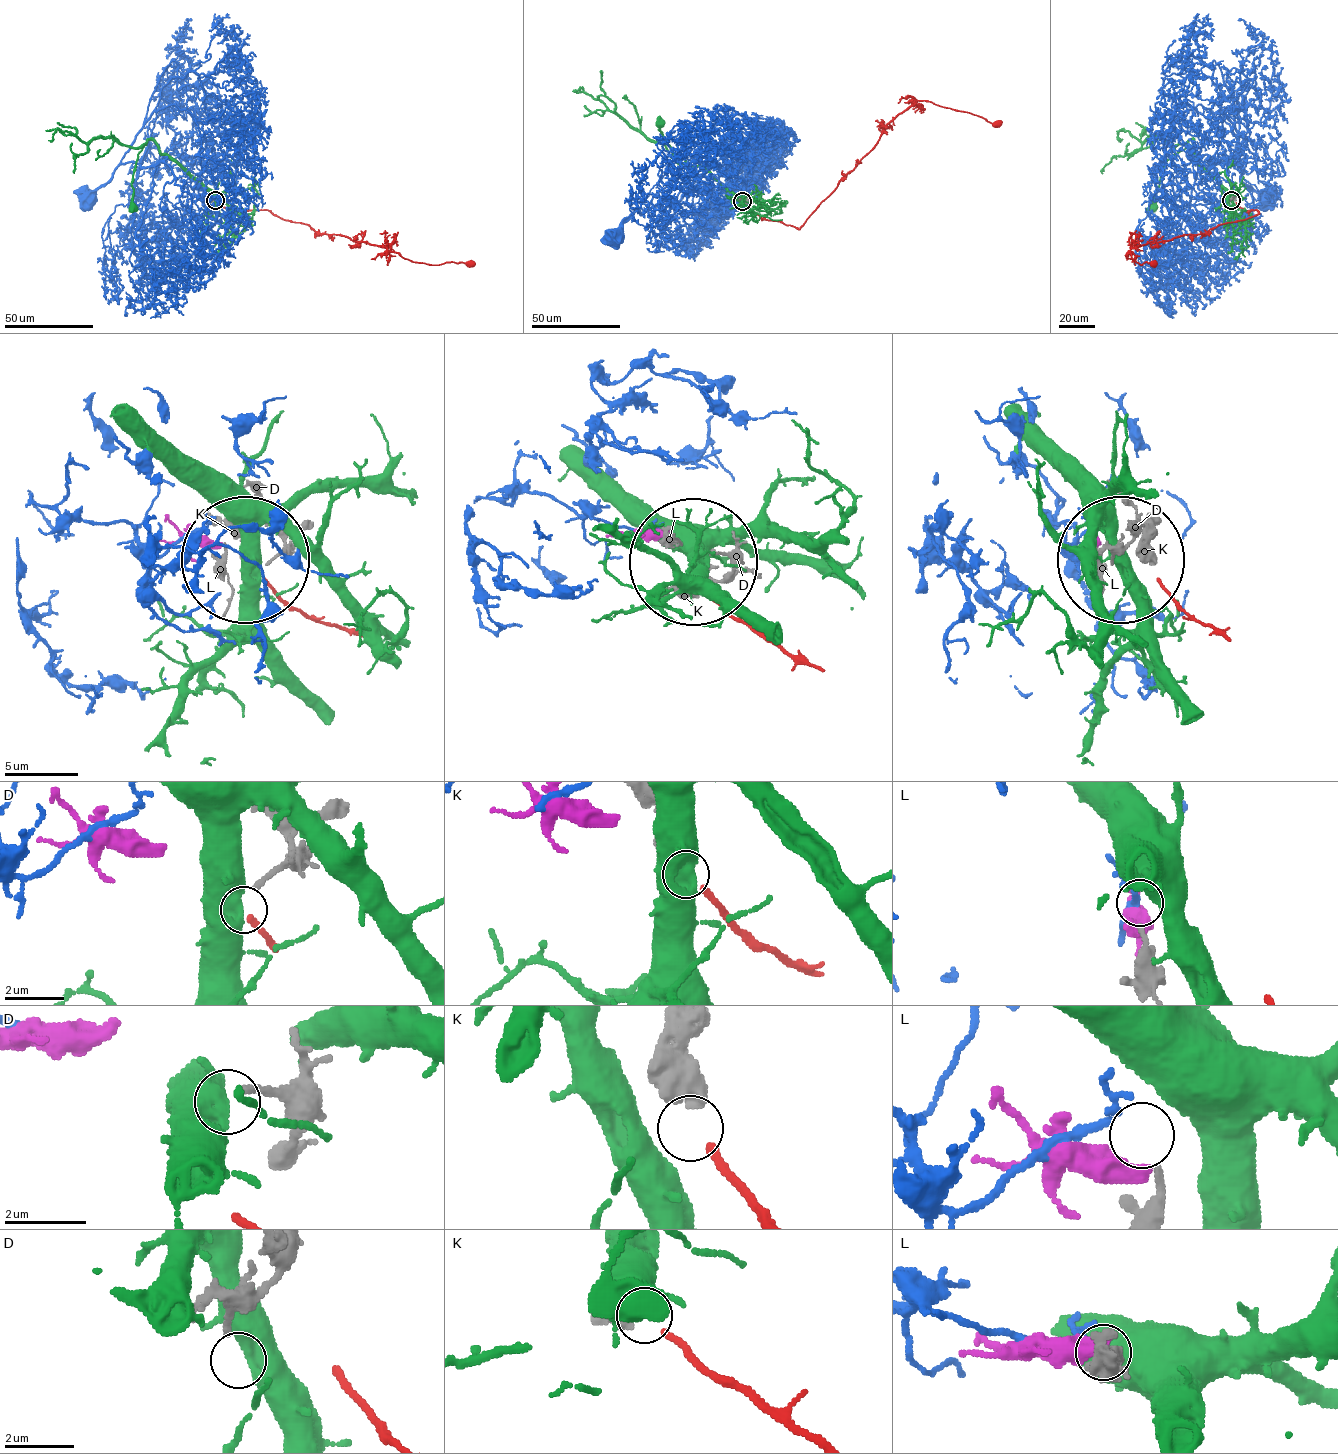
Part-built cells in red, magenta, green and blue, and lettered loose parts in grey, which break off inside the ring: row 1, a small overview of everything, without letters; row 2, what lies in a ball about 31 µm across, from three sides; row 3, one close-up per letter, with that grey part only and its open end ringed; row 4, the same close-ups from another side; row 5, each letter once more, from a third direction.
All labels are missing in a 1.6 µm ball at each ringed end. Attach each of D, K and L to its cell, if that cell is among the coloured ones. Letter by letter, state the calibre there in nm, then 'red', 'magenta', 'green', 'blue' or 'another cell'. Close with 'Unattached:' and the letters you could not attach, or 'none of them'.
D: calibre 170 nm; another cell
K: calibre 750 nm; red
L: calibre 170 nm; blue
Unattached: D

